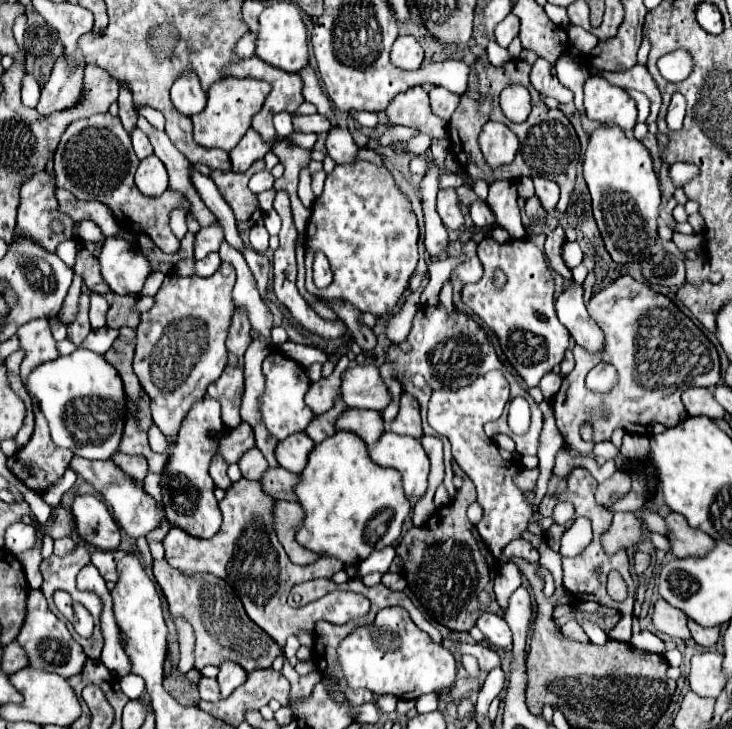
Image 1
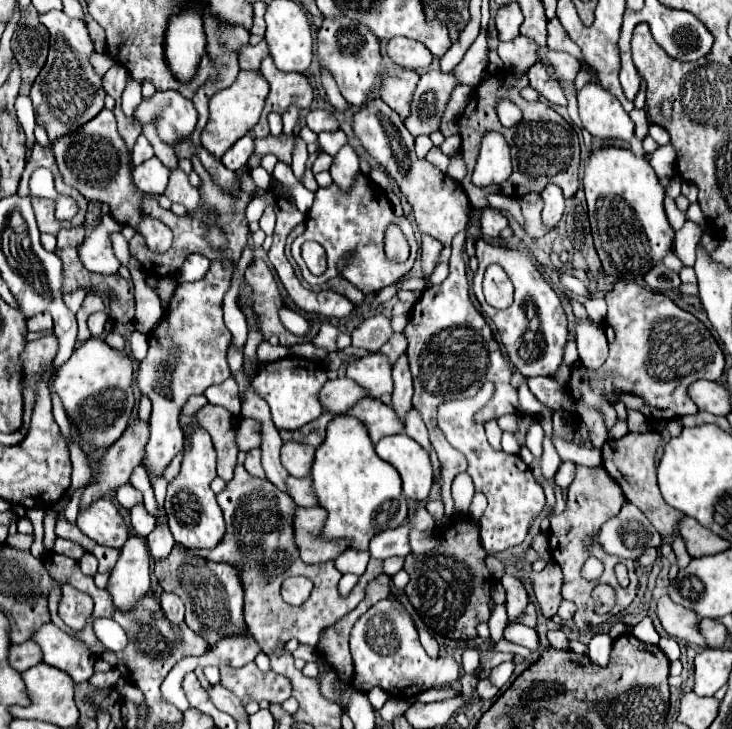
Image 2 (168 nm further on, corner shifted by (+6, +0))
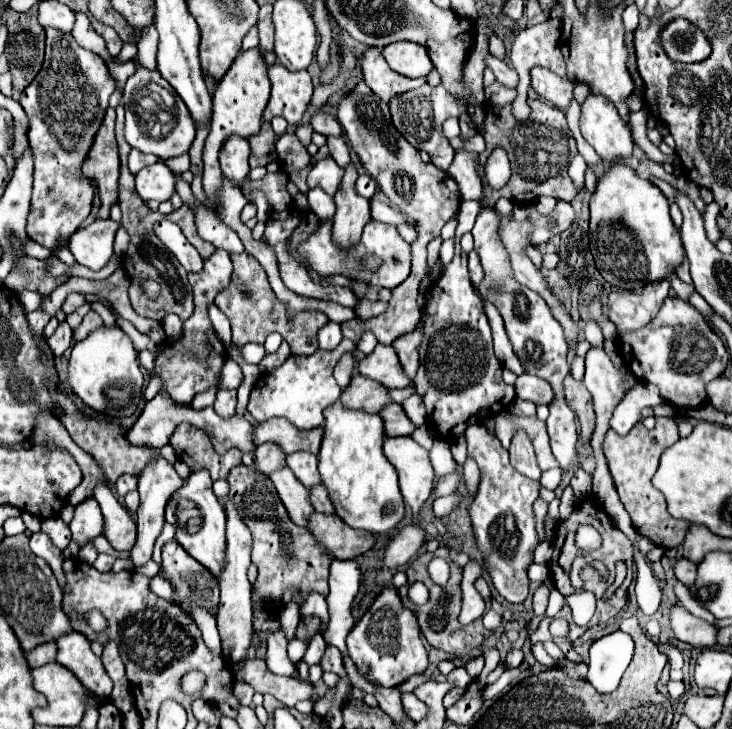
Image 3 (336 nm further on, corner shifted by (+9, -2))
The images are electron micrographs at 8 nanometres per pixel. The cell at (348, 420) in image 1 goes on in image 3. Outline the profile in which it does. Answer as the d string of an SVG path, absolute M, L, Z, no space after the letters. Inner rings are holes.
M396 402L386 404L386 406L380 410L378 416L380 416L382 422L384 422L384 432L386 432L386 436L410 436L410 434L416 430L416 426L414 426L414 424L408 420L408 416L404 414L402 406L396 404Z

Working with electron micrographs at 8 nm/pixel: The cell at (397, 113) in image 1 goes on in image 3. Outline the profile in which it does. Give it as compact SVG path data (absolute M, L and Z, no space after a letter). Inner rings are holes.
M370 48L364 54L360 66L364 70L364 82L384 102L390 102L392 98L396 98L408 90L414 90L426 82L426 78L408 78L408 76L394 72L388 66L388 62L384 60L380 48Z

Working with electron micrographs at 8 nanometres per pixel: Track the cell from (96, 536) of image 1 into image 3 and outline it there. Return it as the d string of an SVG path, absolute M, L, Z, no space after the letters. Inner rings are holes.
M98 482L94 488L94 496L102 508L104 514L104 530L102 536L112 544L114 550L122 552L132 548L134 536L136 536L136 522L128 514L128 510L114 498L114 494L108 490L104 482Z

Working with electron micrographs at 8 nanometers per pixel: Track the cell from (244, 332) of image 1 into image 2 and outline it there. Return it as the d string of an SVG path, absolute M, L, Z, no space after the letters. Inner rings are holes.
M229 348L227 352L227 362L233 374L237 374L243 367L243 354L241 350Z

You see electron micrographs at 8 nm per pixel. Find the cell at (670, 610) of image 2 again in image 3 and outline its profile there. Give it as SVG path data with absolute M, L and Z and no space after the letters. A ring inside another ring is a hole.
M680 602L670 608L670 628L680 642L712 648L716 644L716 626L692 616Z

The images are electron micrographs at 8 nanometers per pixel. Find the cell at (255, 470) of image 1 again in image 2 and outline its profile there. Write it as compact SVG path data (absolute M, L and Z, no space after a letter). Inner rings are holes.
M255 448L255 450L249 450L247 452L247 460L245 460L245 468L251 476L257 476L257 478L265 478L265 472L263 472L263 466L261 466L261 450Z

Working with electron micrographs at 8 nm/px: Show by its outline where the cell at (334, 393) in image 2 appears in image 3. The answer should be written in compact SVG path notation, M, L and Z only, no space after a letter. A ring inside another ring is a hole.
M354 372L348 388L340 396L340 402L344 404L344 408L376 414L384 404L390 402L390 396L382 384L376 384L374 380L368 380Z

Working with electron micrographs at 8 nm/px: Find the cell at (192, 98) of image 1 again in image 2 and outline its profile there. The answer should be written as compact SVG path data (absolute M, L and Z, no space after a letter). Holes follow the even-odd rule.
M157 90L151 98L141 100L133 112L133 120L141 126L155 120L161 142L175 146L175 142L181 142L193 134L197 110L193 102L183 98L177 90Z

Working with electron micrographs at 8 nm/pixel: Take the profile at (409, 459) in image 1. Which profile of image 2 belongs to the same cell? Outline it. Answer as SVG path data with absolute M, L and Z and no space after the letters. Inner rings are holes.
M407 434L385 436L375 444L379 458L397 468L403 480L403 494L413 500L425 500L433 484L433 466L427 450Z

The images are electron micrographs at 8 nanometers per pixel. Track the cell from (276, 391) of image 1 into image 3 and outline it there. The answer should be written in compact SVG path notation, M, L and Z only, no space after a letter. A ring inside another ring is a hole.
M343 339L340 346L332 352L316 350L310 356L290 356L282 366L260 376L256 386L250 392L248 412L256 422L282 416L290 424L302 430L310 430L324 424L324 410L332 406L340 398L340 386L336 384L332 370L344 352L352 352L356 348L354 342Z

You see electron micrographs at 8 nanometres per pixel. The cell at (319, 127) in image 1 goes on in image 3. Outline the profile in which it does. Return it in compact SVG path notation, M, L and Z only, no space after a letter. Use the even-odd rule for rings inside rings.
M318 110L316 114L310 116L310 124L312 124L314 132L318 132L318 134L324 134L324 136L342 136L342 126L328 112Z

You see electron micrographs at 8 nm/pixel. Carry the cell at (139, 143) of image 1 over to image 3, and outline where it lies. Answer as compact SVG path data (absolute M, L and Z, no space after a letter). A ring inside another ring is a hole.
M132 150L130 156L128 156L128 162L130 162L130 172L136 174L140 168L144 166L150 166L154 162L158 162L158 156L152 156L152 154L144 154L140 150Z

